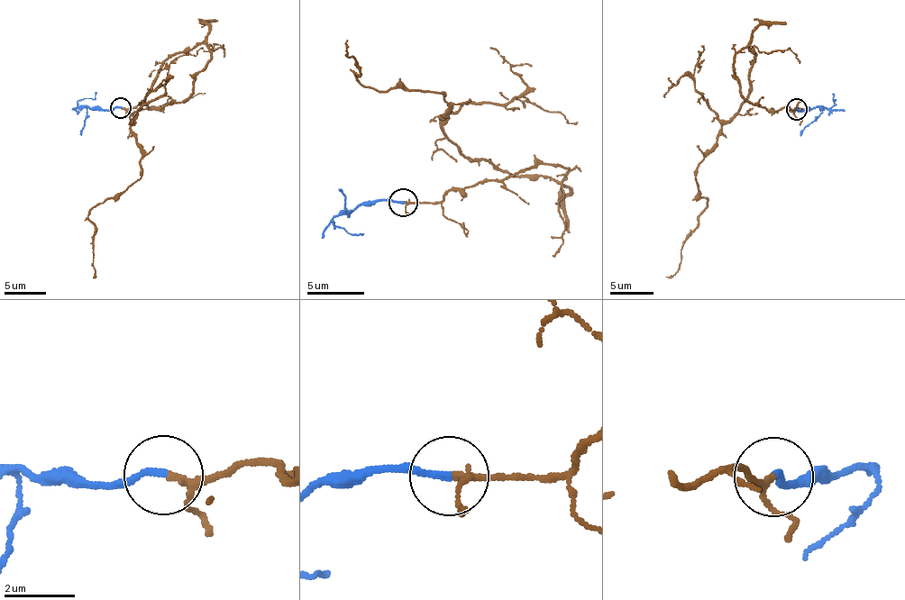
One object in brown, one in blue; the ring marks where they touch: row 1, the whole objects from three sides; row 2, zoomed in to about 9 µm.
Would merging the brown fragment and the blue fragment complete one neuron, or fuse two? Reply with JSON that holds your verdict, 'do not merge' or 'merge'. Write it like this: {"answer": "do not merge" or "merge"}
{"answer": "merge"}

